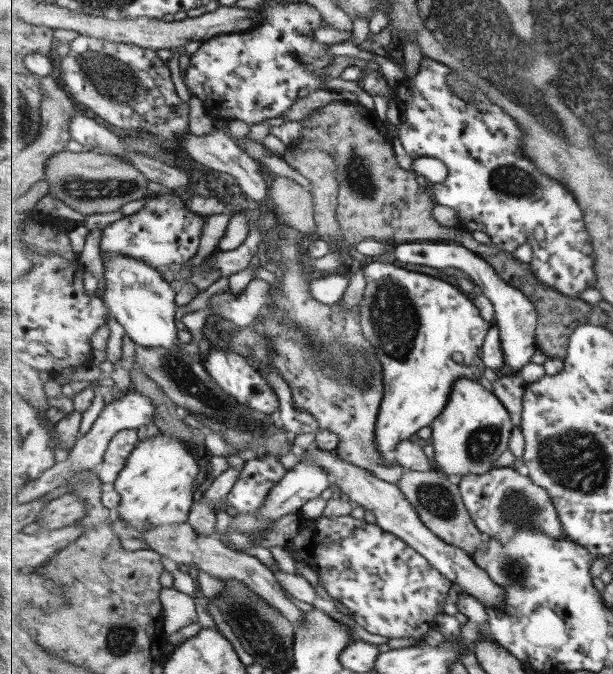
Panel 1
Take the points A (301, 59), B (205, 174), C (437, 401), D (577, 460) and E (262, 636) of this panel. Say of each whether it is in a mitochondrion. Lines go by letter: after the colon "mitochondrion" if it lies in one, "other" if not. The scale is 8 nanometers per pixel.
A: mitochondrion
B: other
C: other
D: mitochondrion
E: mitochondrion

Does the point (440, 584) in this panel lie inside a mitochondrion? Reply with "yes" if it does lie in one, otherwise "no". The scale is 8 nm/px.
no

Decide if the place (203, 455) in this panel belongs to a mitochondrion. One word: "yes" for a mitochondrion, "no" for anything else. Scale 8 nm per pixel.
no

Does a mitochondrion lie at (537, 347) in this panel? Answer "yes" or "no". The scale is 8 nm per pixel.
no

